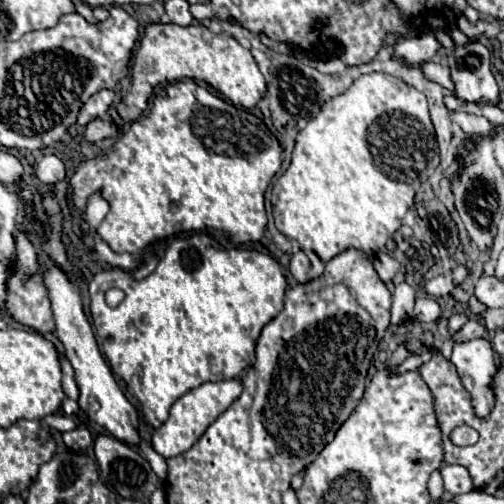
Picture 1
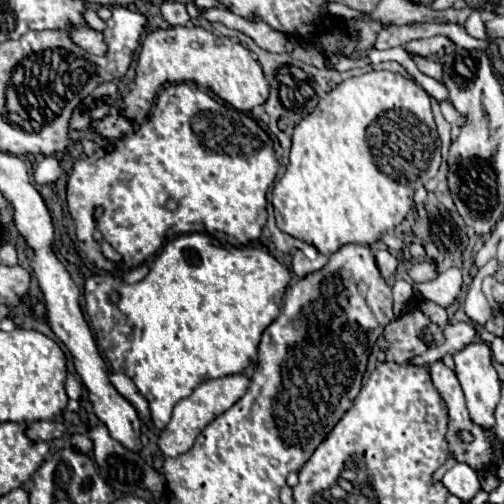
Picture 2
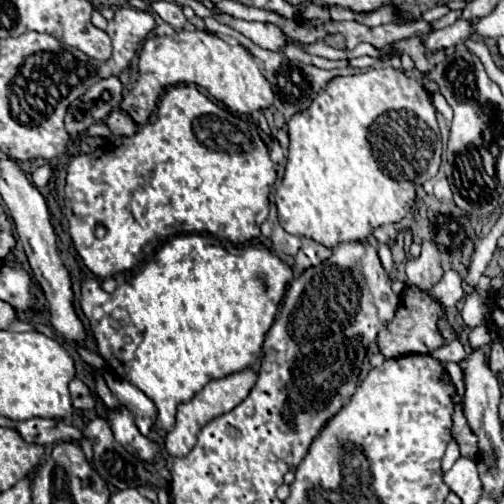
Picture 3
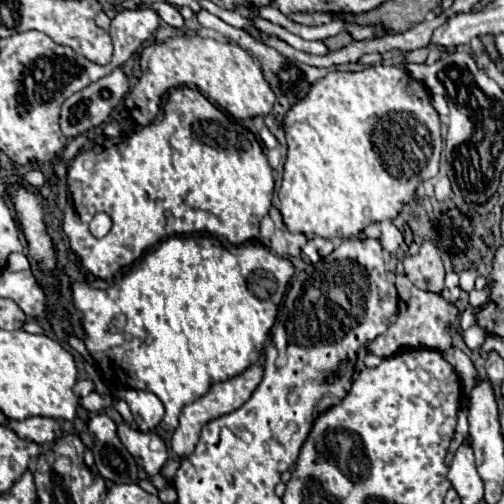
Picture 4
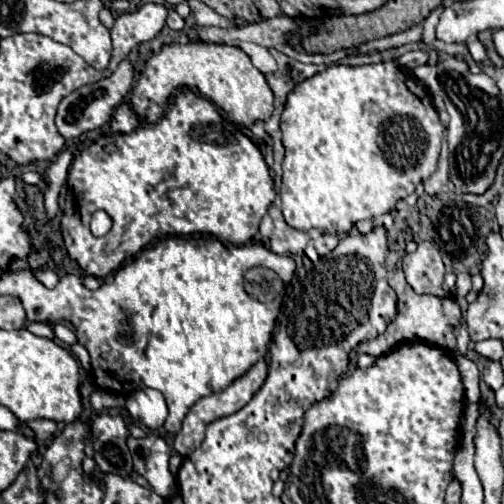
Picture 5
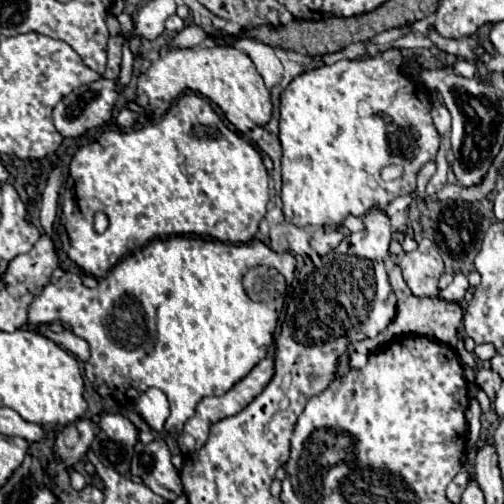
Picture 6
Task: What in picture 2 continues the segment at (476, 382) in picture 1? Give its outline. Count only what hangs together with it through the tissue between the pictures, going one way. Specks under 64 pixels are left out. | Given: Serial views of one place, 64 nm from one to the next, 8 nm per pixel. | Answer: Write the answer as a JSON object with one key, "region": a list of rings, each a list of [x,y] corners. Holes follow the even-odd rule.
{"region":[[[476,340],[474,344],[464,346],[462,350],[458,350],[454,354],[454,364],[456,364],[456,376],[458,376],[464,396],[466,396],[470,418],[476,424],[484,426],[486,430],[490,430],[490,426],[494,424],[494,408],[500,400],[500,380],[498,380],[494,364],[492,364],[492,352],[490,352],[488,344],[482,340]]]}

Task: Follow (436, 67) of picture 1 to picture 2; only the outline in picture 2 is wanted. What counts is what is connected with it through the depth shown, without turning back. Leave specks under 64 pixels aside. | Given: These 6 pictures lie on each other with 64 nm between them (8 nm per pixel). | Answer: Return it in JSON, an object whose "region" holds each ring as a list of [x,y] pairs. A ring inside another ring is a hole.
{"region":[[[412,58],[414,62],[416,62],[416,66],[418,66],[418,70],[422,72],[422,74],[426,74],[426,76],[430,76],[430,78],[434,78],[434,80],[438,80],[438,82],[444,82],[444,72],[442,72],[442,64],[438,64],[438,62],[434,62],[434,60],[426,60],[426,58]]]}

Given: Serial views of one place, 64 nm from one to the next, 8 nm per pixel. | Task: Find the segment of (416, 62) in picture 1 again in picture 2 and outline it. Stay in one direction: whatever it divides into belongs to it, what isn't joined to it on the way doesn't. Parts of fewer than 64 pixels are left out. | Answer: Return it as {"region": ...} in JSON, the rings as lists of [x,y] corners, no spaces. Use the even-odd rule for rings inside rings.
{"region":[[[432,36],[432,38],[420,38],[420,40],[410,40],[408,44],[404,44],[404,50],[412,56],[422,56],[422,58],[430,58],[436,52],[440,52],[444,46],[452,44],[448,38],[444,36]]]}

